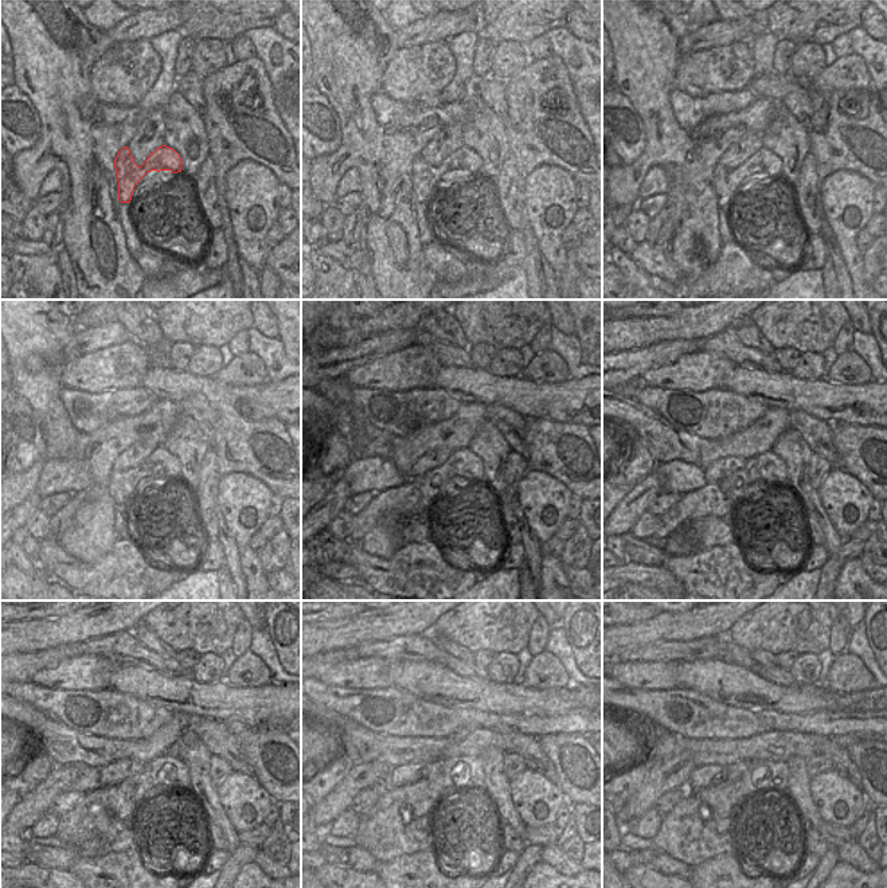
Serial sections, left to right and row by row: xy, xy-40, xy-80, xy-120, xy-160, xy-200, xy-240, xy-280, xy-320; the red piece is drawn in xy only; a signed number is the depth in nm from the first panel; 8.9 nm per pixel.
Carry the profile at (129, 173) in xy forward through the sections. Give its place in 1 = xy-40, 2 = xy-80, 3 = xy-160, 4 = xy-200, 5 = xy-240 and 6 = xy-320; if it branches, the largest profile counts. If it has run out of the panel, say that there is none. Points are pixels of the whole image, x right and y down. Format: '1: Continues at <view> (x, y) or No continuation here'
1: Continues at xy-40 (425, 176)
2: Continues at xy-80 (764, 160)
3: Continues at xy-160 (462, 461)
4: Continues at xy-200 (734, 485)
5: Continues at xy-240 (137, 786)
6: Continues at xy-320 (739, 783)

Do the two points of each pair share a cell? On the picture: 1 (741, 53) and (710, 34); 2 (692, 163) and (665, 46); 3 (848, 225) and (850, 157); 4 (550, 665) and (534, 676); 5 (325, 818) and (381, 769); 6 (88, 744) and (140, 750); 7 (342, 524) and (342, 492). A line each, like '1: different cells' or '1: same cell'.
1: different cells
2: same cell
3: different cells
4: same cell
5: same cell
6: different cells
7: different cells

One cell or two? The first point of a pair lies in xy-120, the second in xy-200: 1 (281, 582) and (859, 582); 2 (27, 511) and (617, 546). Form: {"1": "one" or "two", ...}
{"1": "two", "2": "two"}

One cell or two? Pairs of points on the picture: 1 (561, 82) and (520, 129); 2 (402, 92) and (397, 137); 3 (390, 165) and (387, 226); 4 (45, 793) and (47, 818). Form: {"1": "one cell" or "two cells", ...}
{"1": "one cell", "2": "two cells", "3": "one cell", "4": "two cells"}

